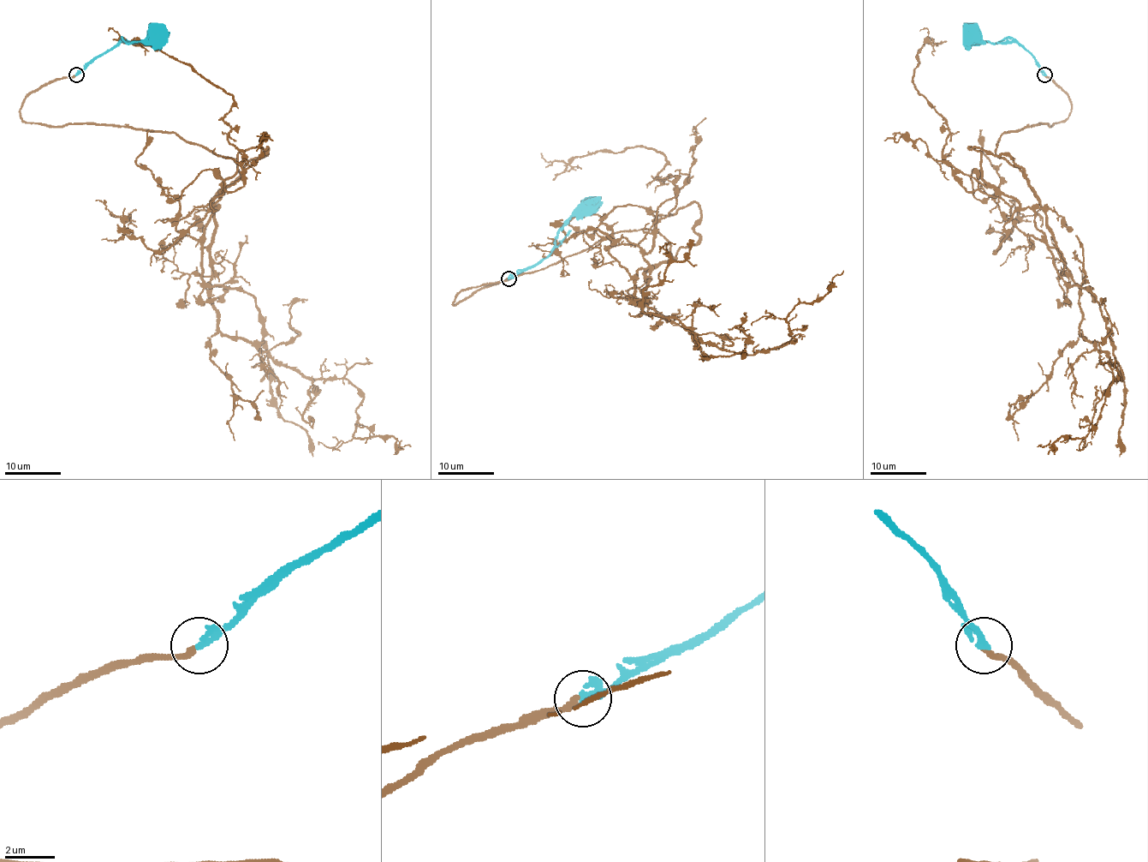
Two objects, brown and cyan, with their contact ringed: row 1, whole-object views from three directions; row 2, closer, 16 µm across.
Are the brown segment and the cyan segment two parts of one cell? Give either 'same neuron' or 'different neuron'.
same neuron

